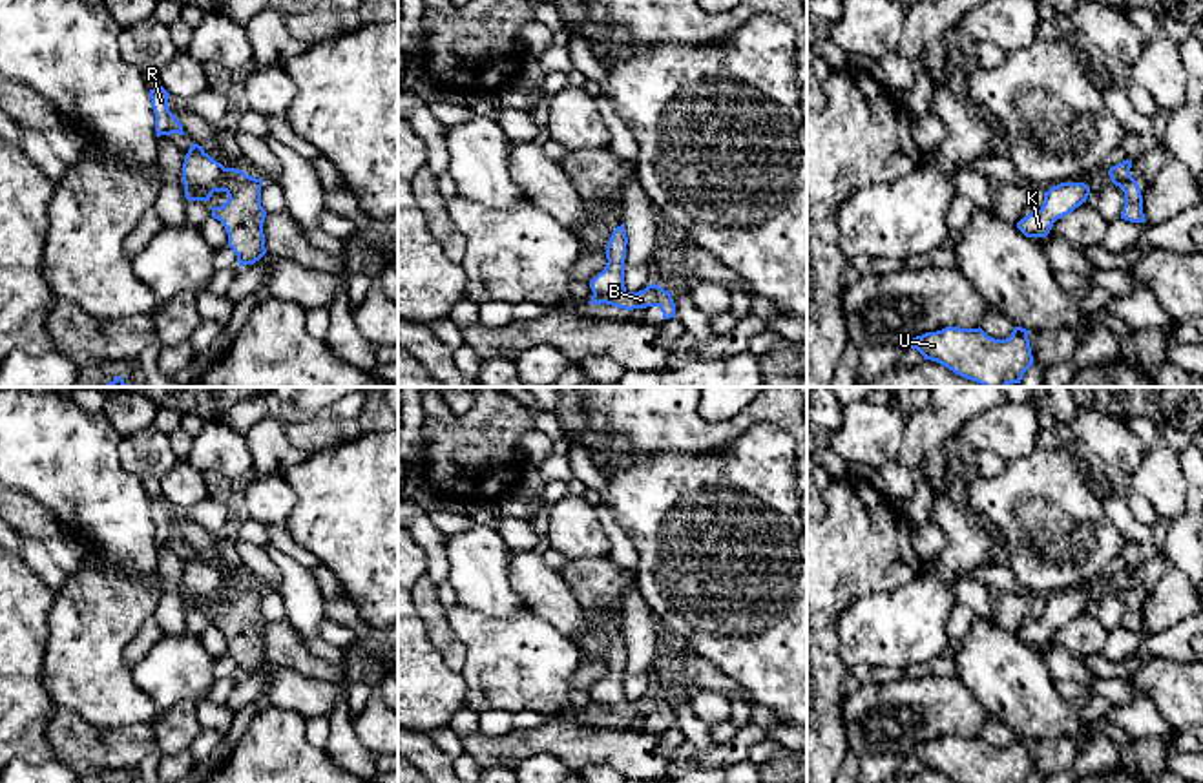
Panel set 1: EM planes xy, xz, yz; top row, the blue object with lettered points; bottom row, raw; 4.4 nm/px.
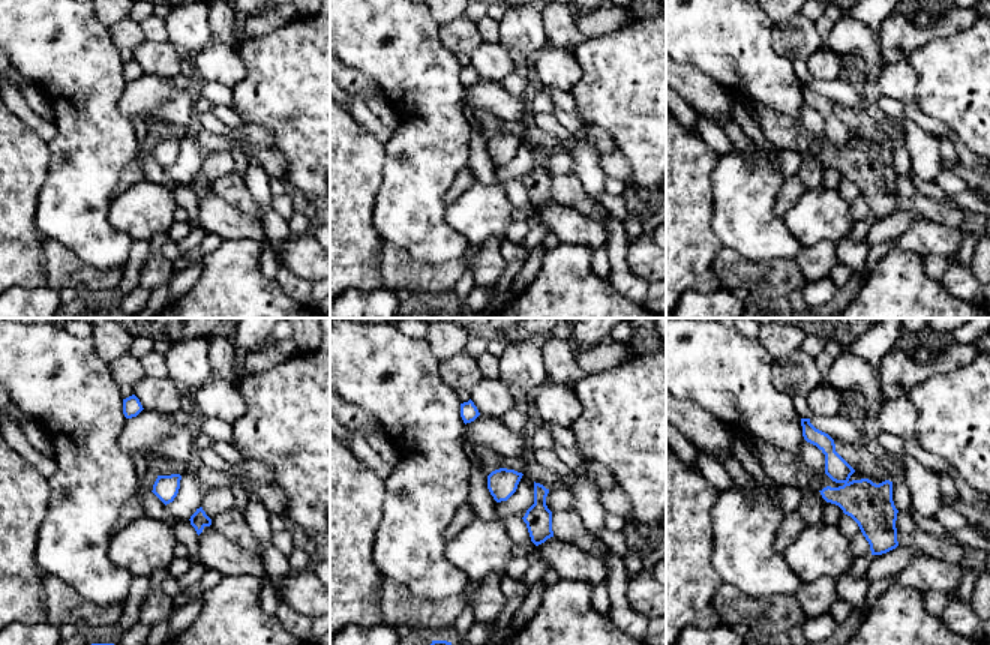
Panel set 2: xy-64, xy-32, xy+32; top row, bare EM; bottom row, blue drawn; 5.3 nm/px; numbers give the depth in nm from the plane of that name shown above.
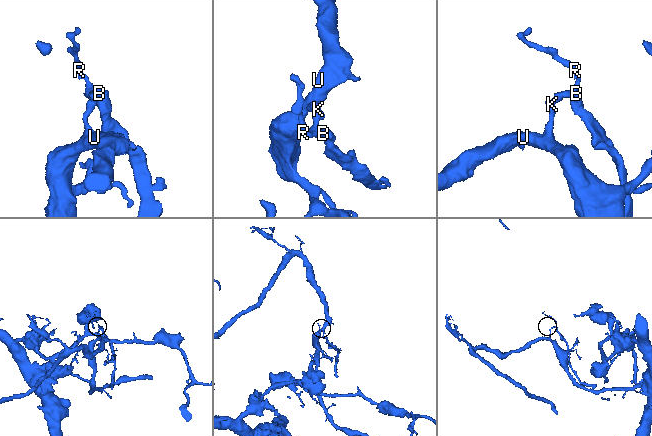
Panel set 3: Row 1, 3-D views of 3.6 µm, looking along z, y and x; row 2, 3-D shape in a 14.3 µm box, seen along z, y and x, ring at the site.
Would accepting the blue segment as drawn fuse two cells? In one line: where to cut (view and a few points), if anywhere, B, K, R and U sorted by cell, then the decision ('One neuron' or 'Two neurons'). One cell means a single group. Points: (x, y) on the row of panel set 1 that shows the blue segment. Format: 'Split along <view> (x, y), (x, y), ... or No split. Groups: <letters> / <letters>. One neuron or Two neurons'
Split along xy (225, 168), (209, 192), (196, 192), (185, 185). Groups: B / K R U. Two neurons

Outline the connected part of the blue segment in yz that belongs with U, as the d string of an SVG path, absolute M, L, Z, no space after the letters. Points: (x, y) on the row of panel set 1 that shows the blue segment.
M946 327L907 339L902 347L916 349L924 360L936 361L982 387L1008 387L1020 383L1024 372L1033 365L1030 332L1015 327L1009 338L995 339L980 327Z

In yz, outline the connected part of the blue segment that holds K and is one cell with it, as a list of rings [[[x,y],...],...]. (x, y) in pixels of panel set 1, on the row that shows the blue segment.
[[[1061,183],[1044,192],[1044,204],[1017,223],[1026,237],[1046,237],[1053,223],[1086,203],[1090,186],[1084,183]]]

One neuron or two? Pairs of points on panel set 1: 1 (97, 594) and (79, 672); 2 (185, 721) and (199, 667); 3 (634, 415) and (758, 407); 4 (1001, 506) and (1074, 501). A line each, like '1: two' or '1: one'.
1: one
2: two
3: one
4: one

